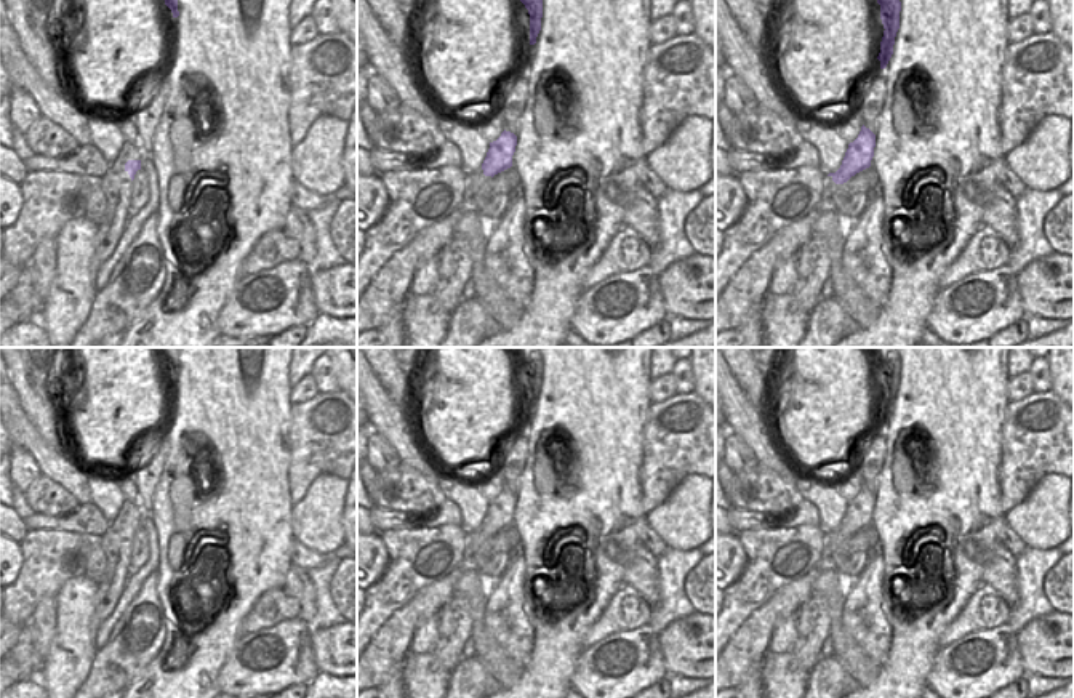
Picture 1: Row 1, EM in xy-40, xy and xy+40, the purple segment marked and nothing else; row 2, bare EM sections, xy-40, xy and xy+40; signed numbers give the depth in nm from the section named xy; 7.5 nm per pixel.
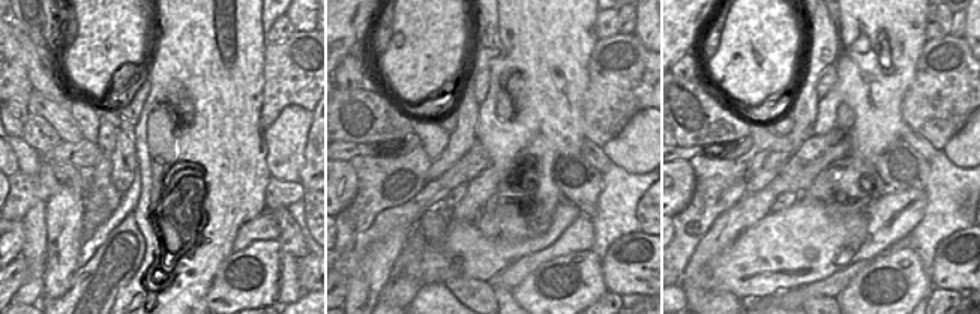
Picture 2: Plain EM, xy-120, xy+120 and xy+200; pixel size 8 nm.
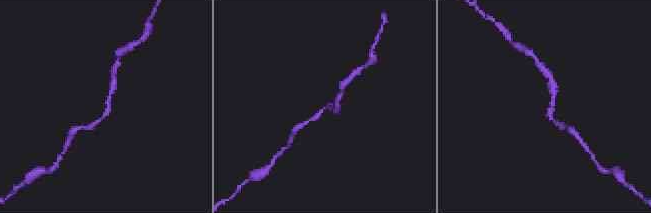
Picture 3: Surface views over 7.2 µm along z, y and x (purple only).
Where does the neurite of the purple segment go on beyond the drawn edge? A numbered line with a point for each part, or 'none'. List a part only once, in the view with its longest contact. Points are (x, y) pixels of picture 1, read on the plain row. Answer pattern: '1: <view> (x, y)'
none

